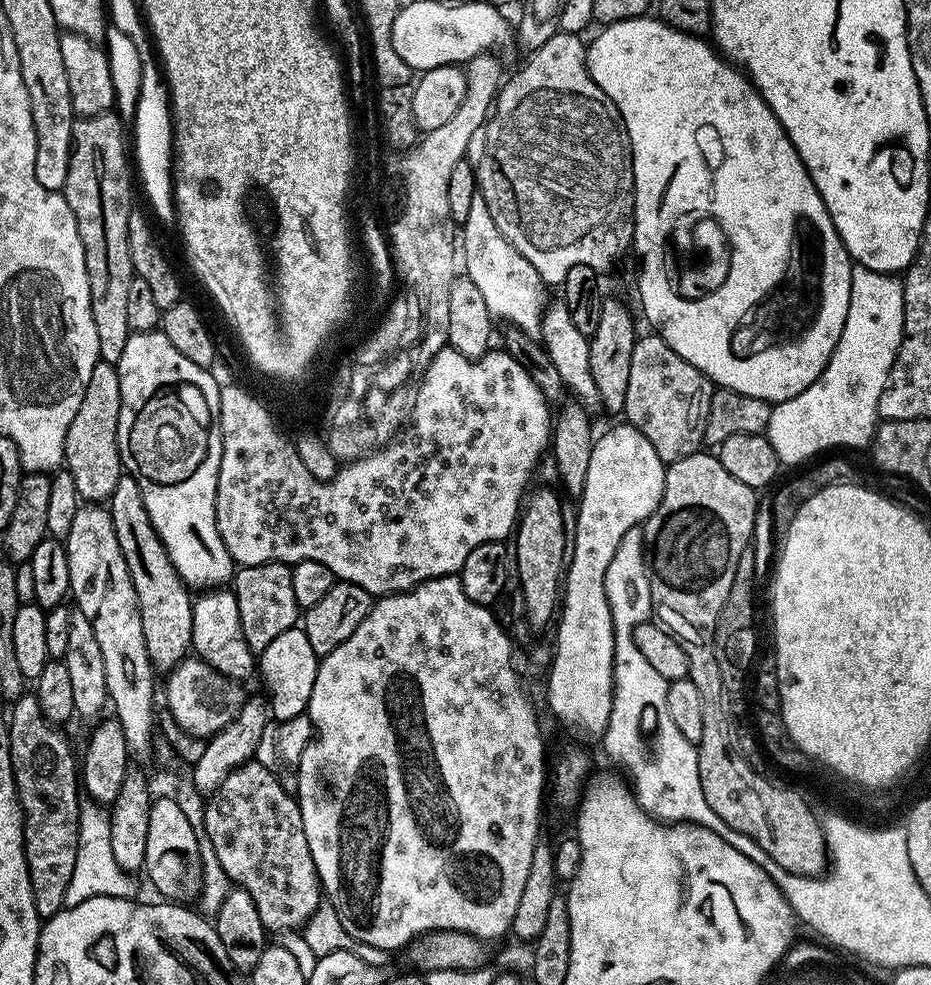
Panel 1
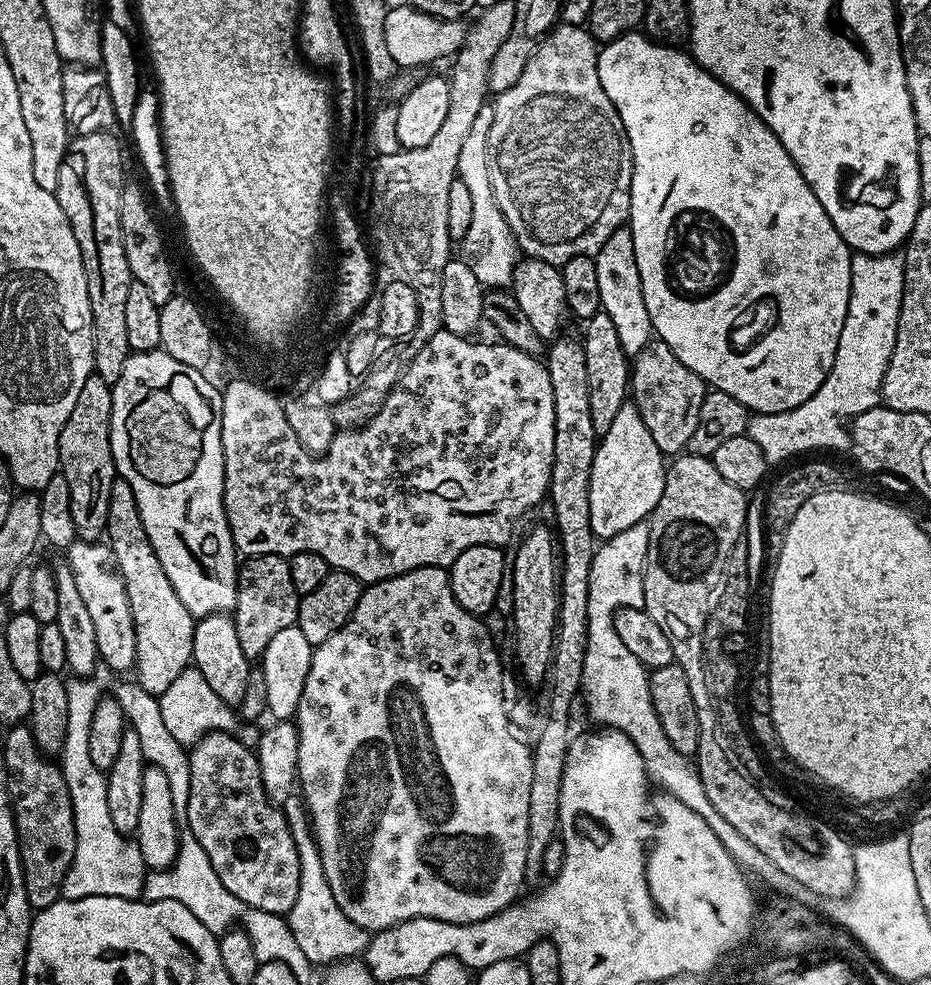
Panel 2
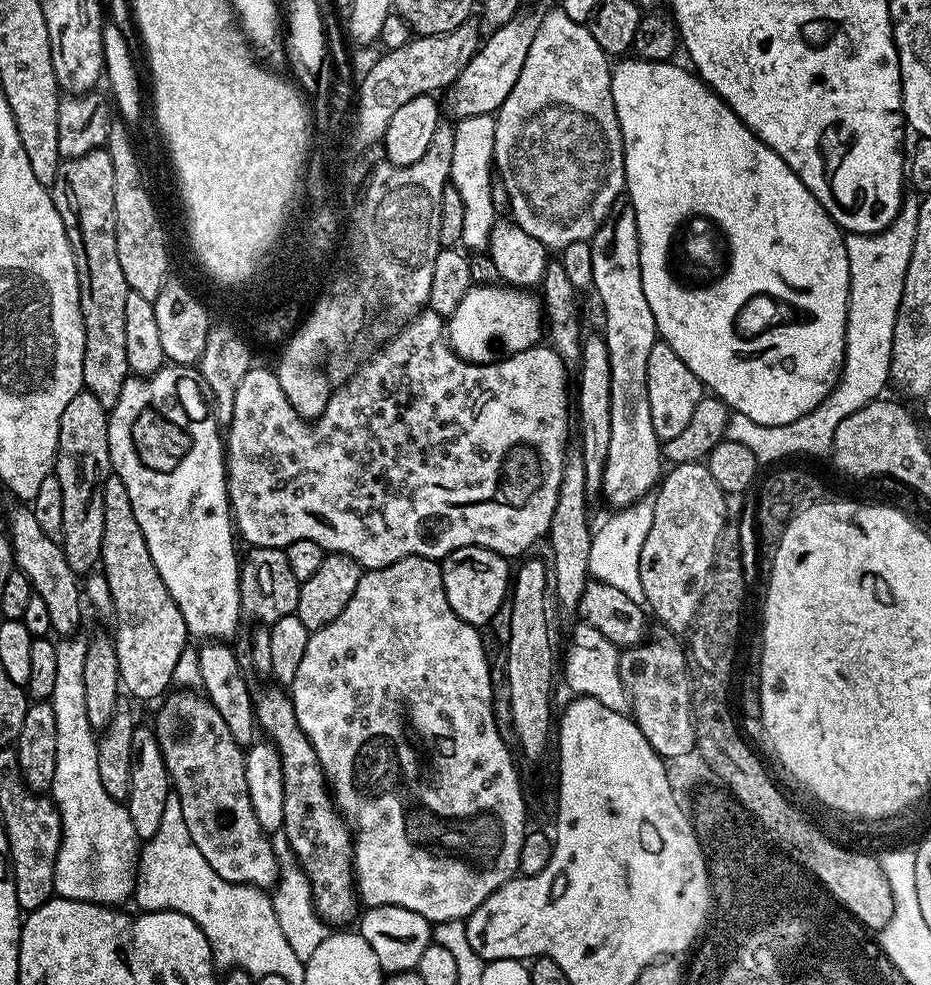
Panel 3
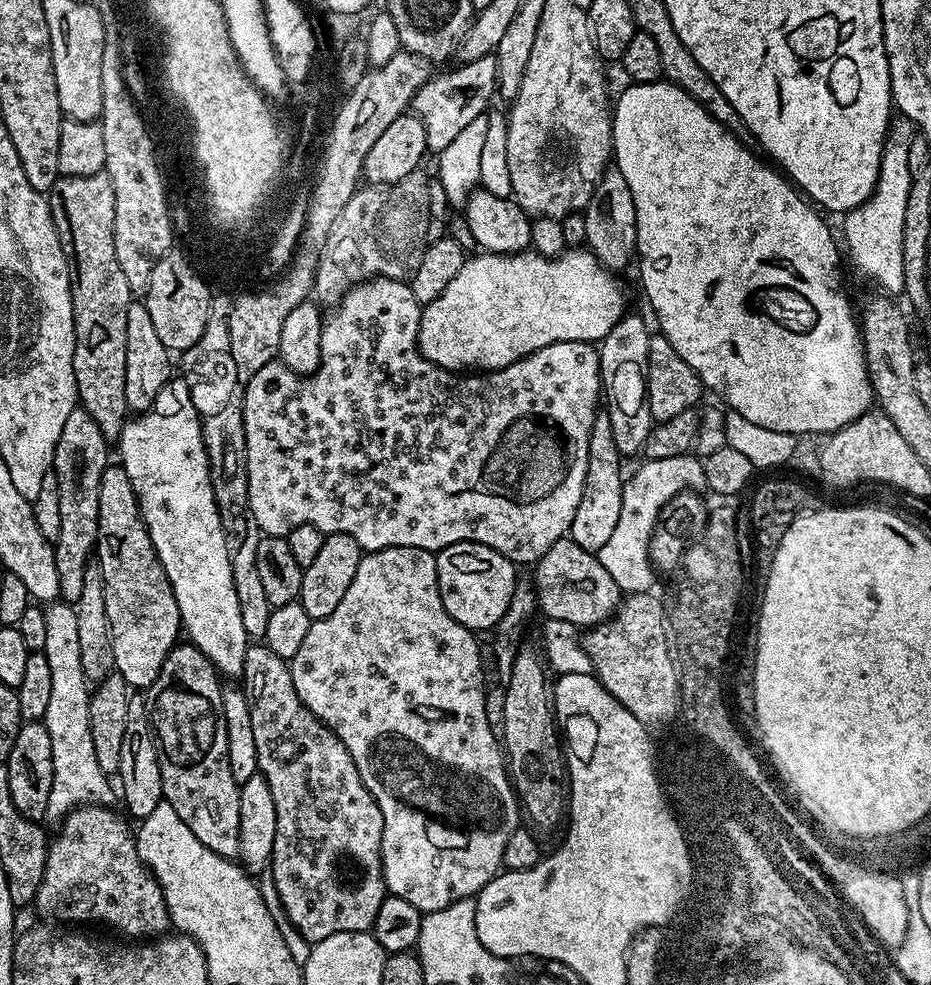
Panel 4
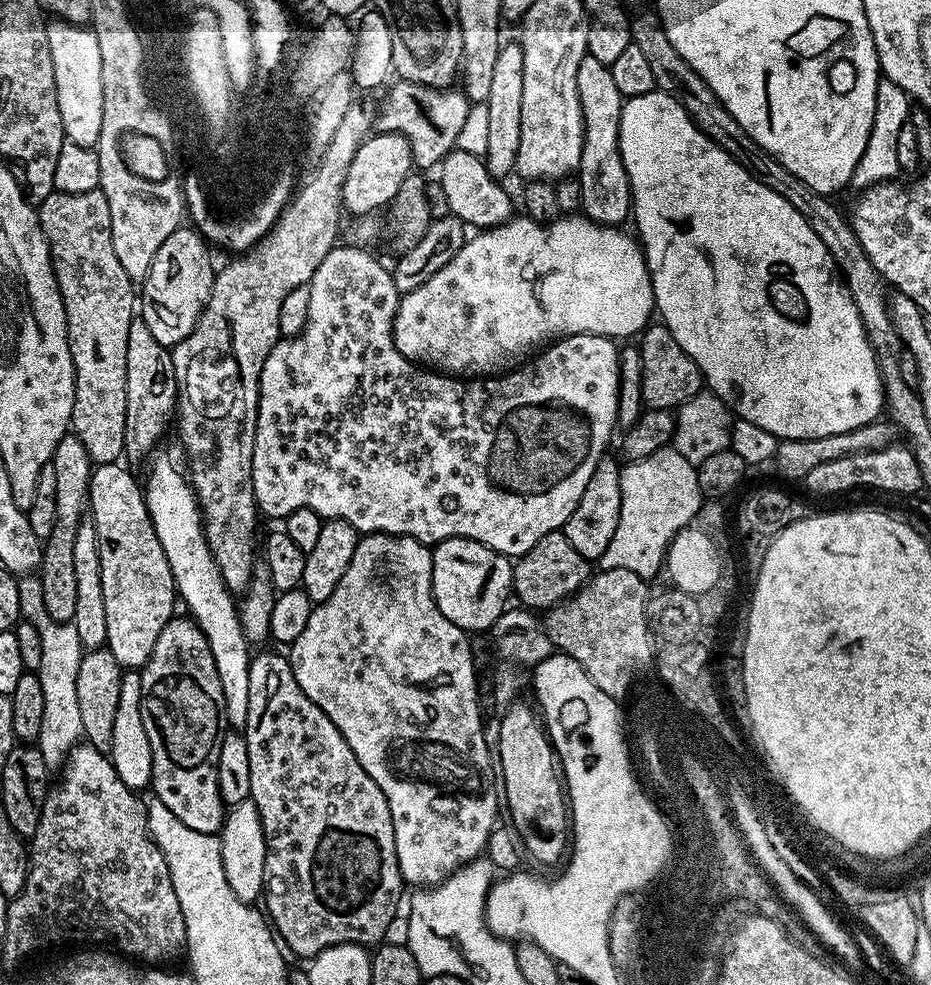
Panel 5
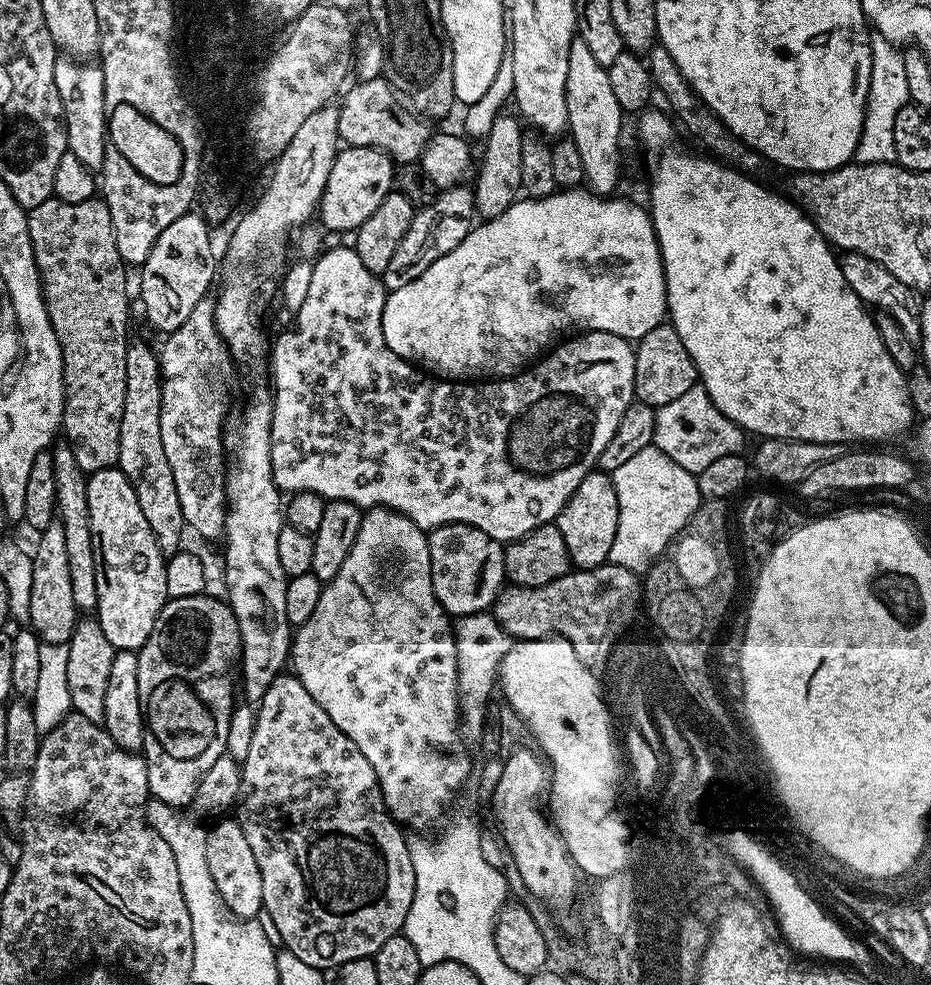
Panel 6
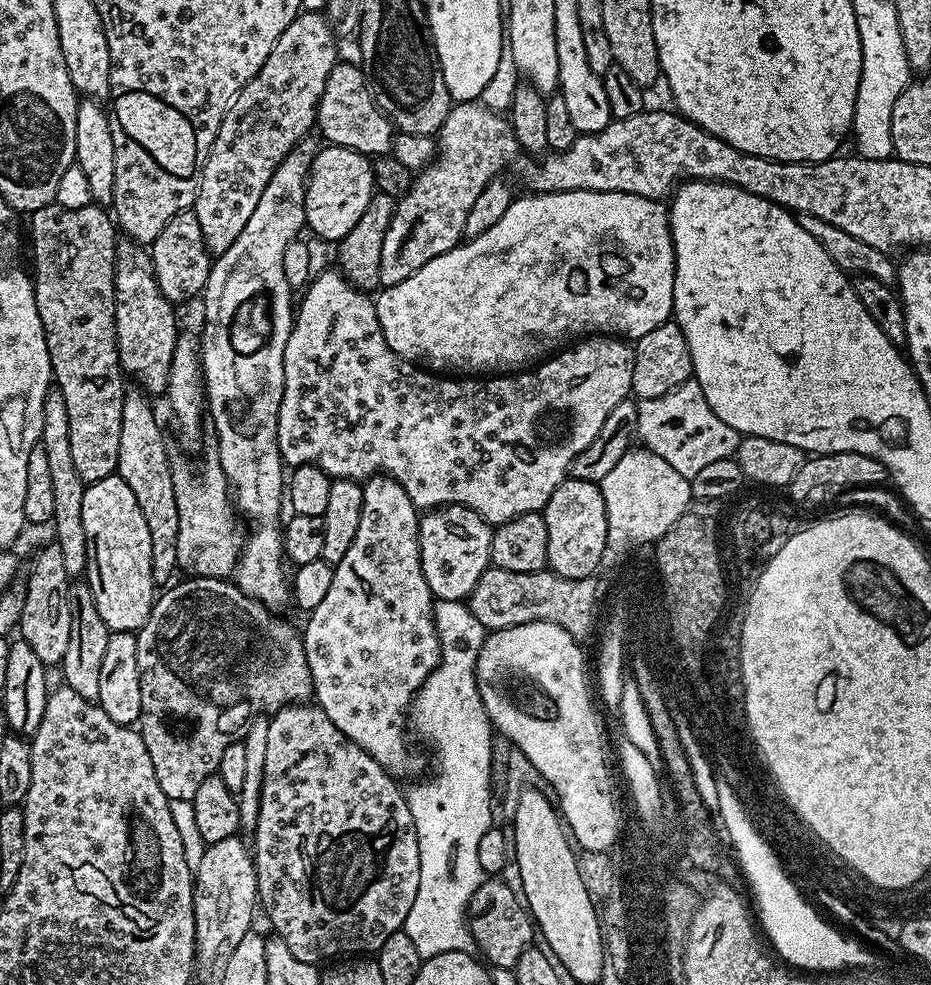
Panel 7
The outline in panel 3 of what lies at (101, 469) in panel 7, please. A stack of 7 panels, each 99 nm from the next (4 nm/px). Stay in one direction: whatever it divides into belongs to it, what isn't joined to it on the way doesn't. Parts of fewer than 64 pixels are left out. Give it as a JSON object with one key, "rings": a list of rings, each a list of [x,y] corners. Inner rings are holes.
{"rings":[[[104,148],[82,158],[61,160],[56,180],[51,184],[52,201],[66,226],[76,259],[80,283],[80,309],[86,330],[86,350],[82,362],[84,388],[109,410],[118,402],[122,386],[130,375],[126,362],[126,274],[118,263],[116,215],[114,214],[114,162]]]}

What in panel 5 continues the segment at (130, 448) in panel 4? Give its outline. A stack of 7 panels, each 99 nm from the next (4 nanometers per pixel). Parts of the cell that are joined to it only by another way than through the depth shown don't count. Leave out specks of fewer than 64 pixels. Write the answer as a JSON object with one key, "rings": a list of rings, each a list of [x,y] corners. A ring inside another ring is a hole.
{"rings":[[[156,454],[151,457],[152,469],[148,472],[148,484],[143,485],[144,501],[152,519],[154,530],[158,534],[158,542],[162,542],[162,550],[170,562],[172,577],[176,583],[179,599],[189,608],[191,619],[206,634],[206,642],[210,642],[210,654],[214,654],[214,667],[218,669],[218,682],[222,682],[222,698],[226,702],[226,718],[233,729],[243,730],[246,726],[246,714],[250,714],[250,682],[254,678],[254,656],[248,653],[250,643],[243,633],[237,601],[233,593],[228,591],[220,576],[218,566],[214,562],[212,552],[204,537],[204,521],[200,519],[200,503],[185,473],[176,469],[176,464],[168,456]]]}

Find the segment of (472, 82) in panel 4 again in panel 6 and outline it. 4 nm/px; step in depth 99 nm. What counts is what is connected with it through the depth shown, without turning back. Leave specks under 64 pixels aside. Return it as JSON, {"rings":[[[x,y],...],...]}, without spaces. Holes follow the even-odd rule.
{"rings":[[[383,78],[353,83],[344,101],[339,101],[338,134],[345,145],[353,148],[377,148],[388,153],[397,165],[419,161],[424,152],[426,131],[421,121],[402,103],[395,88]]]}

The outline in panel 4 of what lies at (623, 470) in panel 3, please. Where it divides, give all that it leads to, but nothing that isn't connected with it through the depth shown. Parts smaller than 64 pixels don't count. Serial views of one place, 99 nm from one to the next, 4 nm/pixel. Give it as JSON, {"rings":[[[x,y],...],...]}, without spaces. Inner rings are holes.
{"rings":[[[615,170],[605,171],[596,184],[594,194],[582,213],[586,222],[586,244],[605,268],[620,274],[628,263],[633,263],[636,250],[636,207],[634,194],[626,186],[626,178]],[[625,314],[624,317],[614,326],[614,330],[610,330],[610,334],[606,334],[606,338],[599,341],[598,351],[600,354],[600,383],[602,385],[603,395],[606,397],[606,411],[610,418],[610,430],[614,430],[614,446],[618,446],[621,457],[628,458],[641,451],[646,442],[646,438],[650,434],[653,426],[652,415],[650,414],[650,406],[648,405],[648,359],[650,358],[650,329],[648,324],[640,316],[632,316],[632,314]]]}

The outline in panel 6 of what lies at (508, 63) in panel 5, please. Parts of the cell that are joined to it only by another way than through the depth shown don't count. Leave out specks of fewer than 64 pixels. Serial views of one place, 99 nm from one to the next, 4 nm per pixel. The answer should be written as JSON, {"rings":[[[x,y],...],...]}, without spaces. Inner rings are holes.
{"rings":[[[501,114],[494,118],[494,126],[490,126],[490,130],[482,137],[484,153],[478,156],[478,167],[475,169],[476,184],[474,183],[472,188],[472,198],[475,215],[484,220],[492,220],[498,214],[502,214],[511,204],[516,203],[521,195],[522,142],[526,132],[525,129],[520,129],[521,121],[515,115],[512,116]]]}

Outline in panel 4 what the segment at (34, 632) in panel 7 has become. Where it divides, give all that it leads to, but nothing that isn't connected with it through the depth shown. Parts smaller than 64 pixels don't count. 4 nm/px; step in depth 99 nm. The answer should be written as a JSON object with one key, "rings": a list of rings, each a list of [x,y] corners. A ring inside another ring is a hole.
{"rings":[[[77,406],[62,426],[52,459],[52,471],[58,478],[58,506],[62,513],[62,526],[54,542],[54,566],[58,566],[59,599],[68,606],[75,606],[78,602],[86,566],[96,550],[98,490],[102,474],[110,466],[108,448],[110,442],[105,439],[102,430],[98,430],[98,422],[94,422],[84,408]]]}

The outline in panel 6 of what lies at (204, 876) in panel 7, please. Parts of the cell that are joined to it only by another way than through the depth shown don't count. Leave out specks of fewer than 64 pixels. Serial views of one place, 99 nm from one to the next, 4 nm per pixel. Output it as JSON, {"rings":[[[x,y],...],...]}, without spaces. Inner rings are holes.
{"rings":[[[224,818],[216,829],[208,832],[206,842],[206,866],[210,866],[210,874],[214,878],[214,886],[220,895],[220,903],[233,916],[242,920],[251,920],[261,915],[262,874],[258,870],[254,850],[248,841],[245,825],[236,820]]]}

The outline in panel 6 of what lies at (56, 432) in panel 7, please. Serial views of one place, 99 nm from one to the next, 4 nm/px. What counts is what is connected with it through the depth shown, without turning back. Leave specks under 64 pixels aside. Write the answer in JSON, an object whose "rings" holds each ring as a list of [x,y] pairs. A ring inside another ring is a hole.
{"rings":[[[67,442],[57,443],[51,449],[51,454],[54,462],[56,513],[65,531],[70,587],[77,609],[81,613],[88,614],[95,609],[98,602],[98,574],[94,570],[94,538],[90,534],[90,502],[86,502],[88,476],[82,470],[82,466],[78,466],[78,461],[74,459],[74,450]]]}

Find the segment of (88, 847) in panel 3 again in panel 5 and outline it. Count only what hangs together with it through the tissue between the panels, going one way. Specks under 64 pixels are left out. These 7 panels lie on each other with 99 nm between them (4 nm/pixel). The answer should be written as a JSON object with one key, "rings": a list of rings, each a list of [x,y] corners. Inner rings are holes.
{"rings":[[[27,576],[19,579],[20,611],[23,623],[34,626],[38,630],[38,638],[42,638],[42,662],[38,675],[42,682],[42,699],[46,706],[46,718],[42,722],[42,734],[38,741],[40,753],[49,770],[60,770],[73,748],[81,743],[82,713],[78,707],[78,666],[86,649],[80,645],[78,630],[74,630],[71,622],[59,624],[46,610],[46,602],[42,597],[42,586],[39,577]]]}

